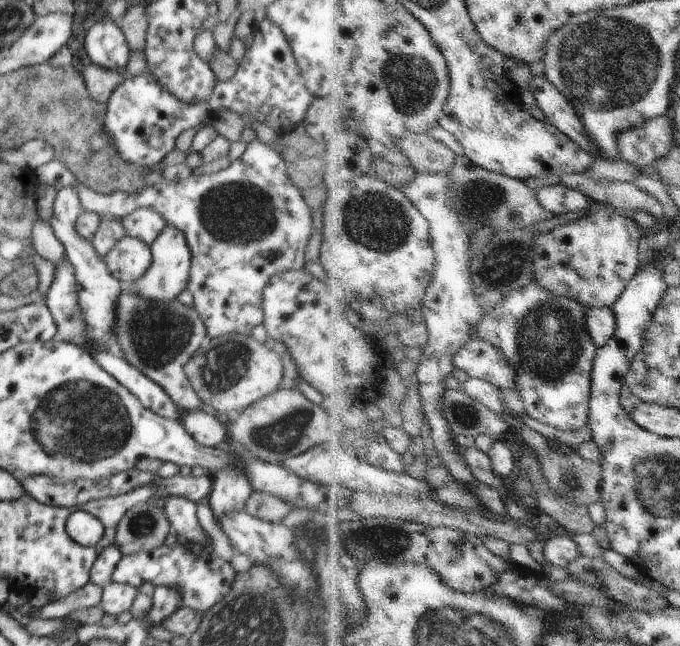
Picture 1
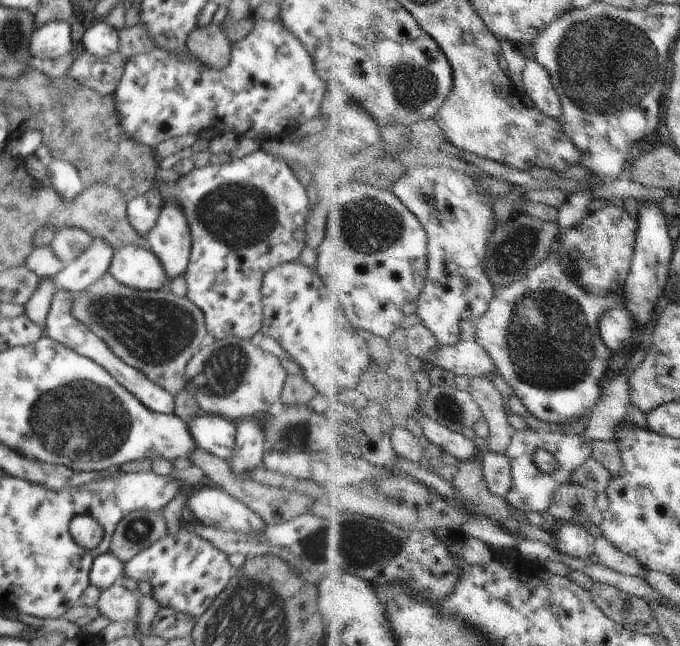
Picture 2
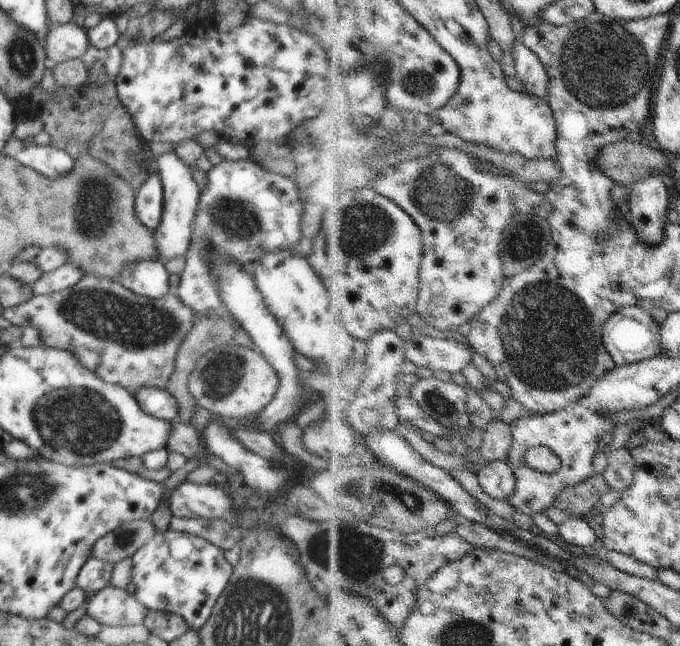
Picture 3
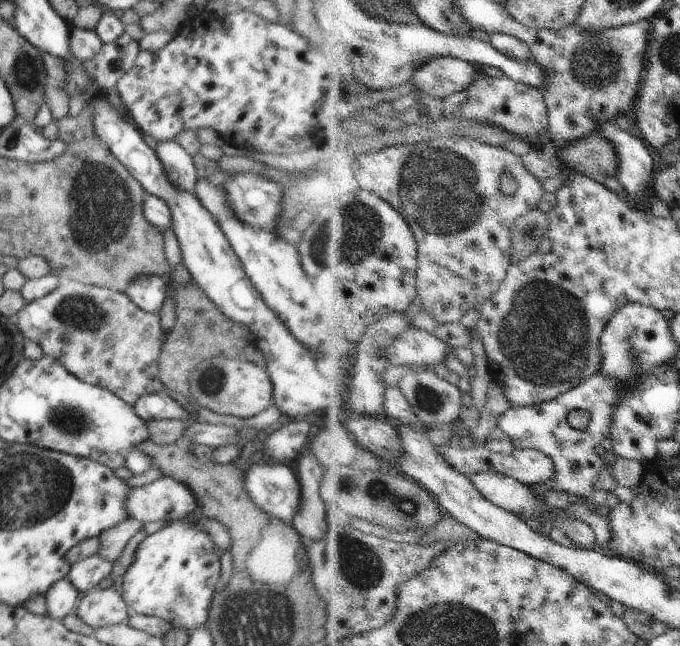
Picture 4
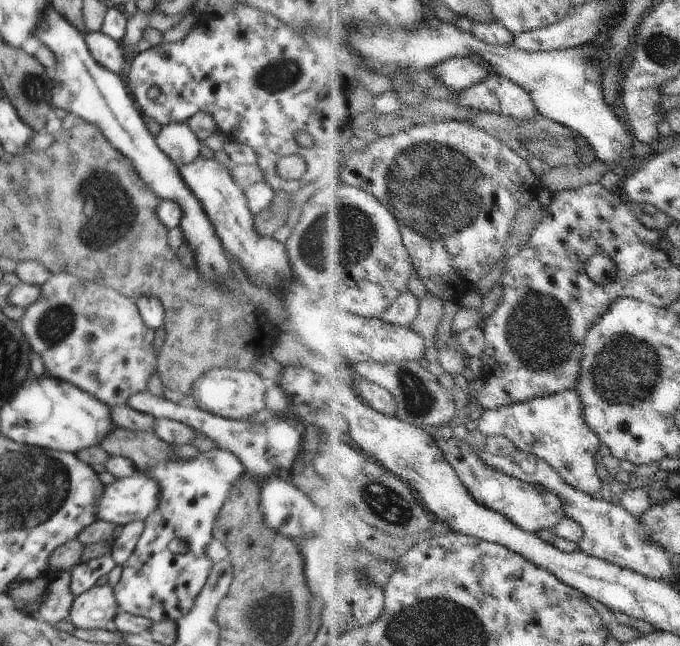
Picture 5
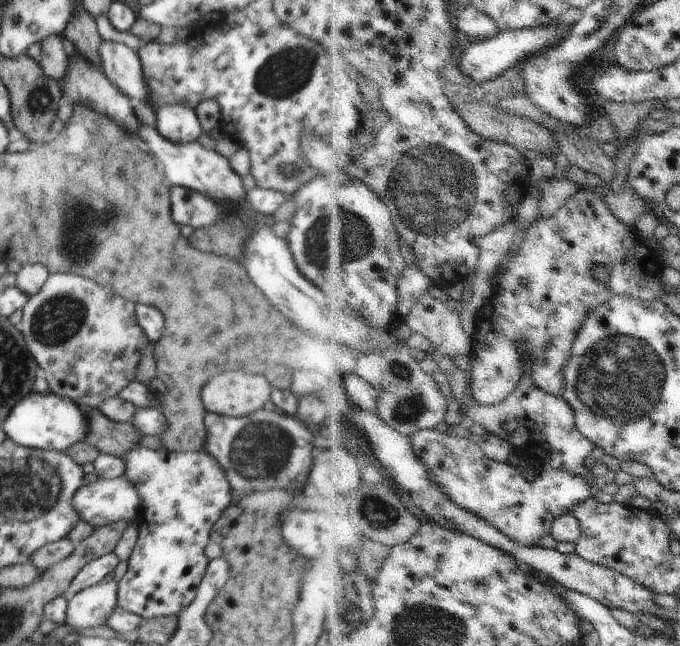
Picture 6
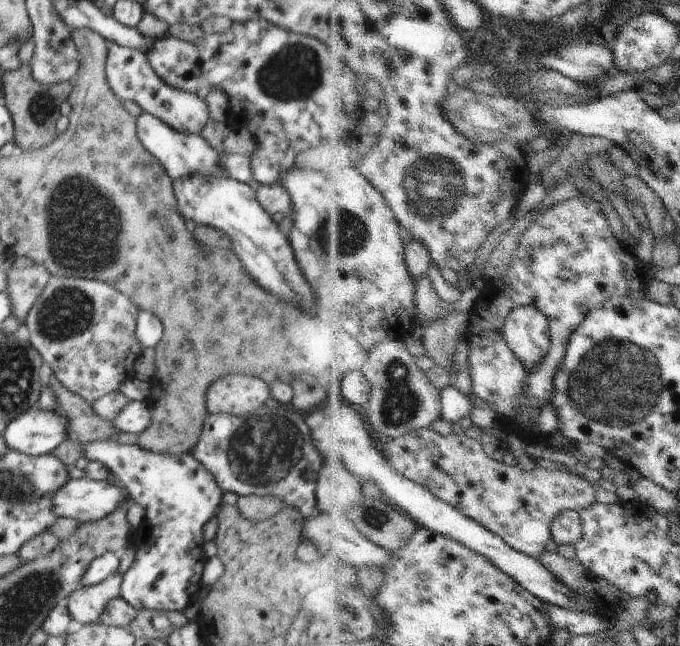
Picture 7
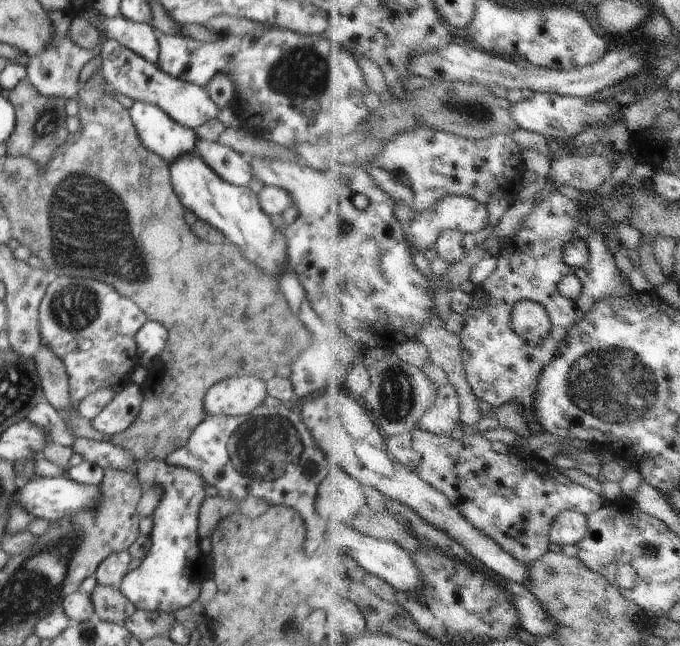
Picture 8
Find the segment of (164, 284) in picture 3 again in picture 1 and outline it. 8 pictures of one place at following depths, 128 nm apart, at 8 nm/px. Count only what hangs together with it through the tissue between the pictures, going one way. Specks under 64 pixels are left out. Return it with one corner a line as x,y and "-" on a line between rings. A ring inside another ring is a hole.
125,235
105,257
109,274
115,277
122,288
137,282
152,265
151,246

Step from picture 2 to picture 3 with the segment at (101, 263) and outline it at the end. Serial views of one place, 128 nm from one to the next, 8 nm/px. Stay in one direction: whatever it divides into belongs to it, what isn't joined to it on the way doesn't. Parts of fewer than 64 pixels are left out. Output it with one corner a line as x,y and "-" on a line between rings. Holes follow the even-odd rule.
65,264
57,270
44,273
32,285
31,292
34,296
50,295
60,290
74,287
81,282
86,273
80,272
75,265

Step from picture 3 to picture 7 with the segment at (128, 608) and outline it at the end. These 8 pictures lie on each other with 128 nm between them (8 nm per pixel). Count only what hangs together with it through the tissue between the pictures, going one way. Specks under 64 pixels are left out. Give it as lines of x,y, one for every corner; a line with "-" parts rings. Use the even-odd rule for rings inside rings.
112,574
99,582
87,587
80,587
67,598
67,609
72,620
81,624
100,622
104,607
113,598
119,597
123,575

